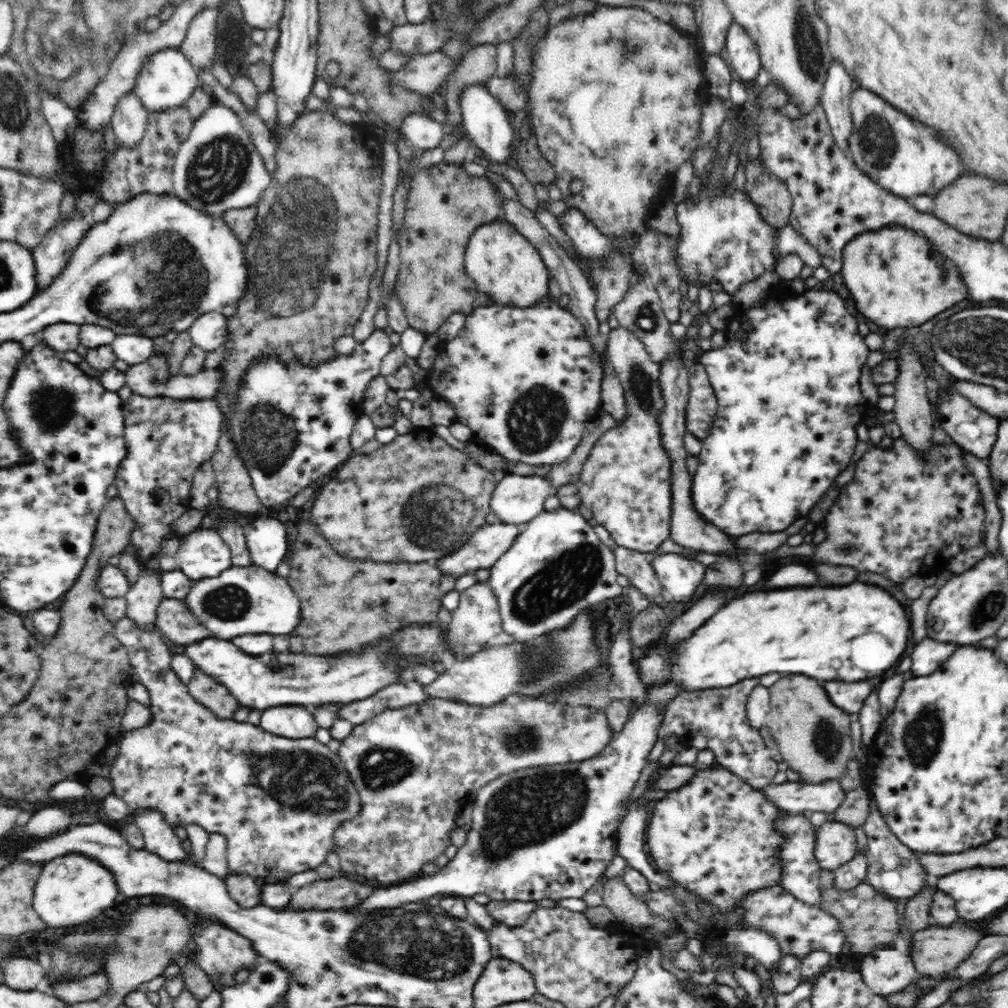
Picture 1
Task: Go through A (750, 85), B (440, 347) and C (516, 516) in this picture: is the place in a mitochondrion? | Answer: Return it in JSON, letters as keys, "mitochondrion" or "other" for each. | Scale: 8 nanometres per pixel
{"A":"other","B":"other","C":"other"}

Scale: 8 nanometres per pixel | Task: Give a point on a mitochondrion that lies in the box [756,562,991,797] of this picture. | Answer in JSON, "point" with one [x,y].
{"point":[924,735]}

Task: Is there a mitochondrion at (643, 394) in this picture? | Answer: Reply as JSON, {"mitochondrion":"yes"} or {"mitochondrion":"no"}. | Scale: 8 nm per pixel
{"mitochondrion":"yes"}

